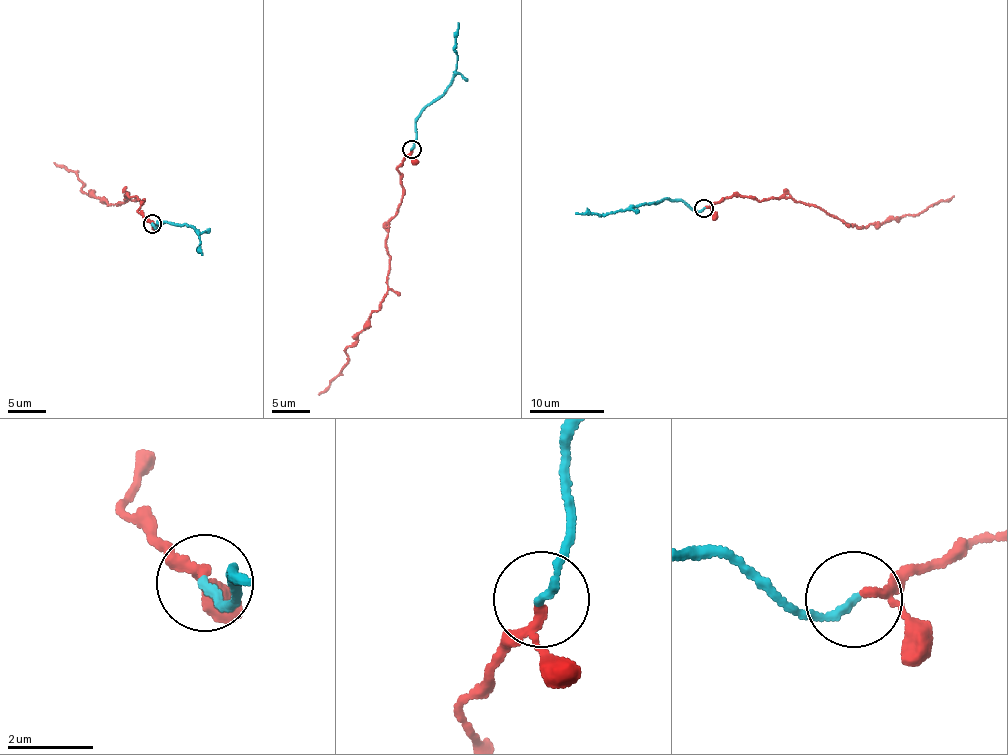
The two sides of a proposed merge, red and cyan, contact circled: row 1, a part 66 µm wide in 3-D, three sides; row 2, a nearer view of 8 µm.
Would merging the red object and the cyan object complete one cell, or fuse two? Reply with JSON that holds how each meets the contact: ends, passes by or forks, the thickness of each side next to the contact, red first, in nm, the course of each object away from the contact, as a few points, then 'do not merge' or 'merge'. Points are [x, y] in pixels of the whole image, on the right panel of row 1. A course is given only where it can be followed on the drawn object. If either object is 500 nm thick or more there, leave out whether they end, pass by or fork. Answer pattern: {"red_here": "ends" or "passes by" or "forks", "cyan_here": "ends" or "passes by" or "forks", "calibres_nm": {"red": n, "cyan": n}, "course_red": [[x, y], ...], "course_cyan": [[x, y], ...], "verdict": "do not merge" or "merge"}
{"red_here": "passes by", "cyan_here": "ends", "calibres_nm": {"red": 170, "cyan": 200}, "course_red": [[704, 208], [734, 195], [753, 196], [758, 200], [792, 198], [864, 227], [920, 213], [953, 195]], "course_cyan": [[704, 208], [695, 210], [667, 198], [625, 210], [576, 213]], "verdict": "merge"}

